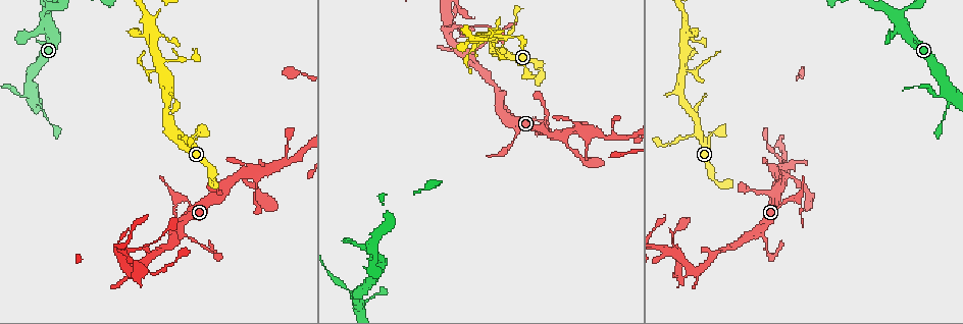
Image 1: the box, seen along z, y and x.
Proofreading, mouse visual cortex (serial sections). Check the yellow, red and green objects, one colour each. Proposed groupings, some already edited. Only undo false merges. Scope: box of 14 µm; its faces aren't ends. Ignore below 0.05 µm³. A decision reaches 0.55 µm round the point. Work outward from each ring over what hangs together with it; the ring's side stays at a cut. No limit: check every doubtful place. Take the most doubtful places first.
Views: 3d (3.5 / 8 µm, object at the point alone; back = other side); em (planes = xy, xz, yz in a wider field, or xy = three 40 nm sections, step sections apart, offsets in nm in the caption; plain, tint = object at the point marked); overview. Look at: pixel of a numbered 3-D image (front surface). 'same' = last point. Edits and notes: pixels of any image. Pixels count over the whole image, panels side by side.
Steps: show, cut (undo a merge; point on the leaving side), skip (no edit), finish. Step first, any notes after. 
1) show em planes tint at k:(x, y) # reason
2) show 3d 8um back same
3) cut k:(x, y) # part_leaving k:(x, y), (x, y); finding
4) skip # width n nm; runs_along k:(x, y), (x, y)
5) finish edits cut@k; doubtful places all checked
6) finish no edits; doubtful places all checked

show 3d 8um at 1:(612, 139) # sharp bend

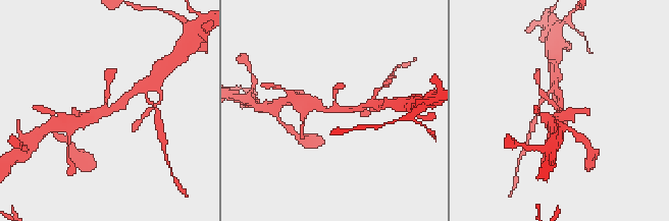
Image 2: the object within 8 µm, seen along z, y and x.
show 3d 3.5um at 2:(334, 108) # zoom in

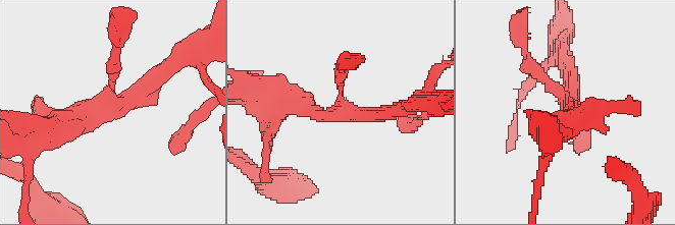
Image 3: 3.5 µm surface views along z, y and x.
skip # arms 3; runs_along 3:(47, 129), (115, 108), (162, 73); continuous, no second cell

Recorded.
show 3d 3.5um at 1:(685, 62) # abrupt turn

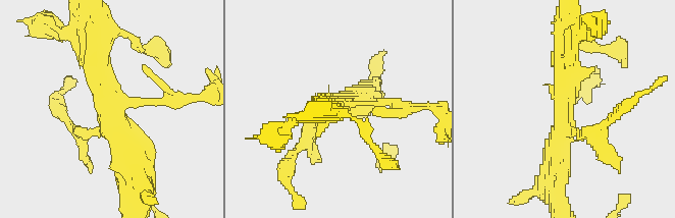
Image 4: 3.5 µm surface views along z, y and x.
show em xy step 5 tint at 4:(113, 102) # arms 4; arm_widths 100, 150, 350, 450 nm; now the EM

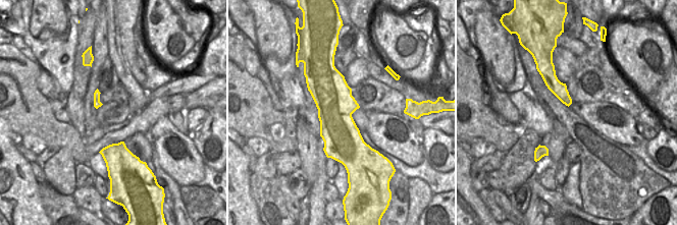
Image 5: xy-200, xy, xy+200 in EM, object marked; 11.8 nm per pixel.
show em xy step 3 tint same # cut it another way

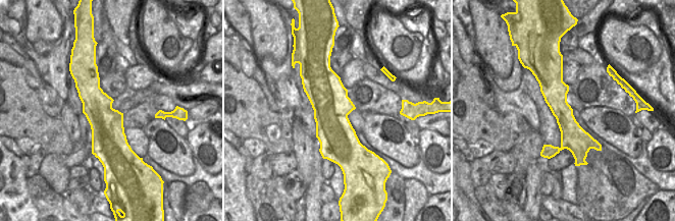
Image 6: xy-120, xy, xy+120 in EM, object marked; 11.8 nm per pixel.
skip # width 440 nm; runs_along 4:(137, 167), (96, 73), (96, 39); continuous, no second cell

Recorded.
show 3d 3.5um at 1:(447, 28) # thin arm on a thick one

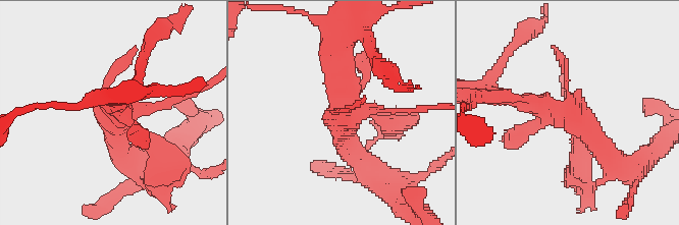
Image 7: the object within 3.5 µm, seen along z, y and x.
show em xy step 3 tint at 7:(568, 111) # shape alone is not enough

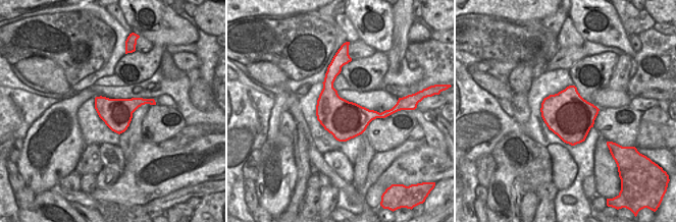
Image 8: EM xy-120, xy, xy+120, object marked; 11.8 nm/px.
skip # runs_along 7:(612, 160), (568, 113), (505, 98); all the same cell

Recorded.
finish no edits; doubtful places all checked

